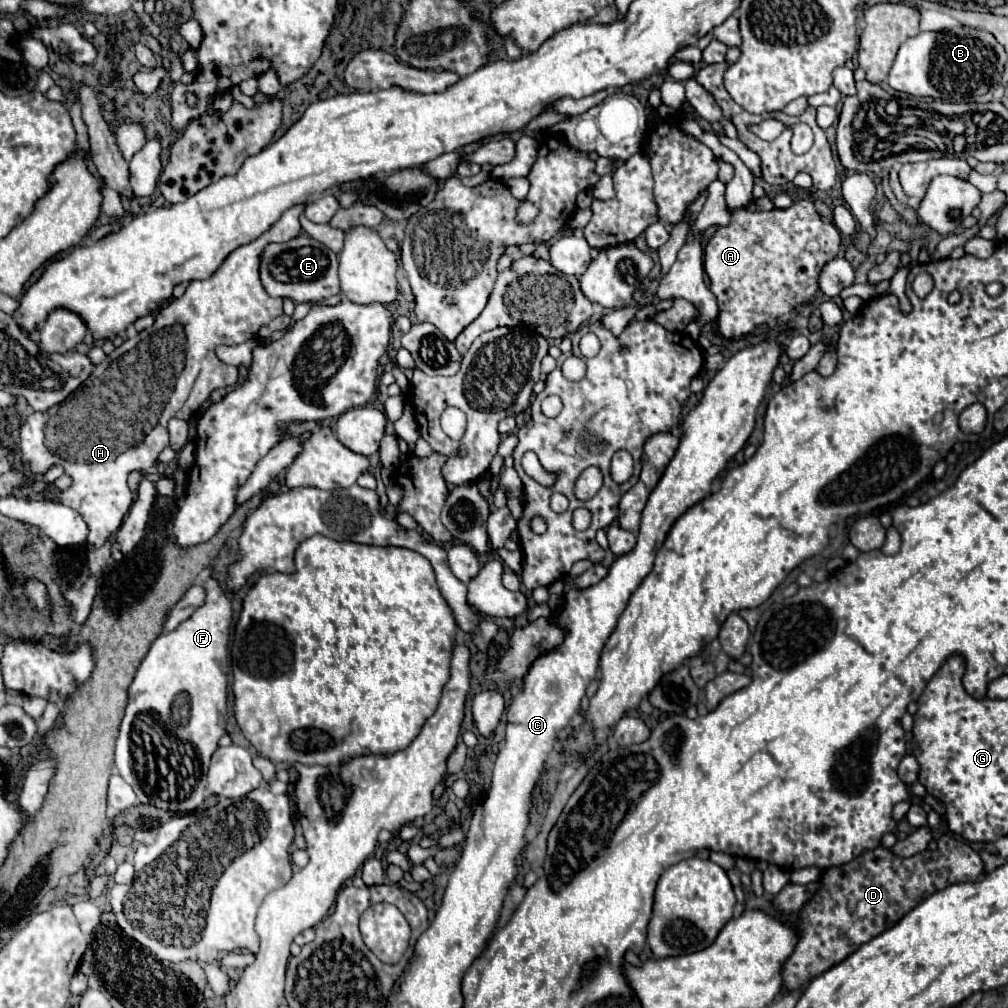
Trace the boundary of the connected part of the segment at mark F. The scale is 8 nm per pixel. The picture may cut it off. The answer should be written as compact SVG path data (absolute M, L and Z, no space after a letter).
M207 578L207 582L203 584L205 592L207 592L207 600L205 604L189 618L185 620L177 630L173 632L163 632L151 646L151 650L147 652L145 660L141 662L135 680L129 688L129 704L125 708L123 722L121 722L121 732L117 738L117 748L115 748L115 766L119 770L119 774L123 776L125 782L131 784L131 788L135 790L137 798L141 804L151 804L157 806L161 810L167 812L193 812L195 808L199 808L205 800L205 788L207 788L207 772L209 769L209 758L211 754L217 750L219 738L225 734L225 726L227 726L227 670L229 670L229 651L228 644L232 627L232 606L229 604L227 594L223 592L223 588L219 588L219 582L215 578Z

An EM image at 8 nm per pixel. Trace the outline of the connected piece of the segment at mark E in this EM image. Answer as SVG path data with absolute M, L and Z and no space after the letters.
M301 234L287 242L267 244L261 252L259 278L269 296L291 298L297 304L319 302L341 292L337 276L337 254L307 234Z

